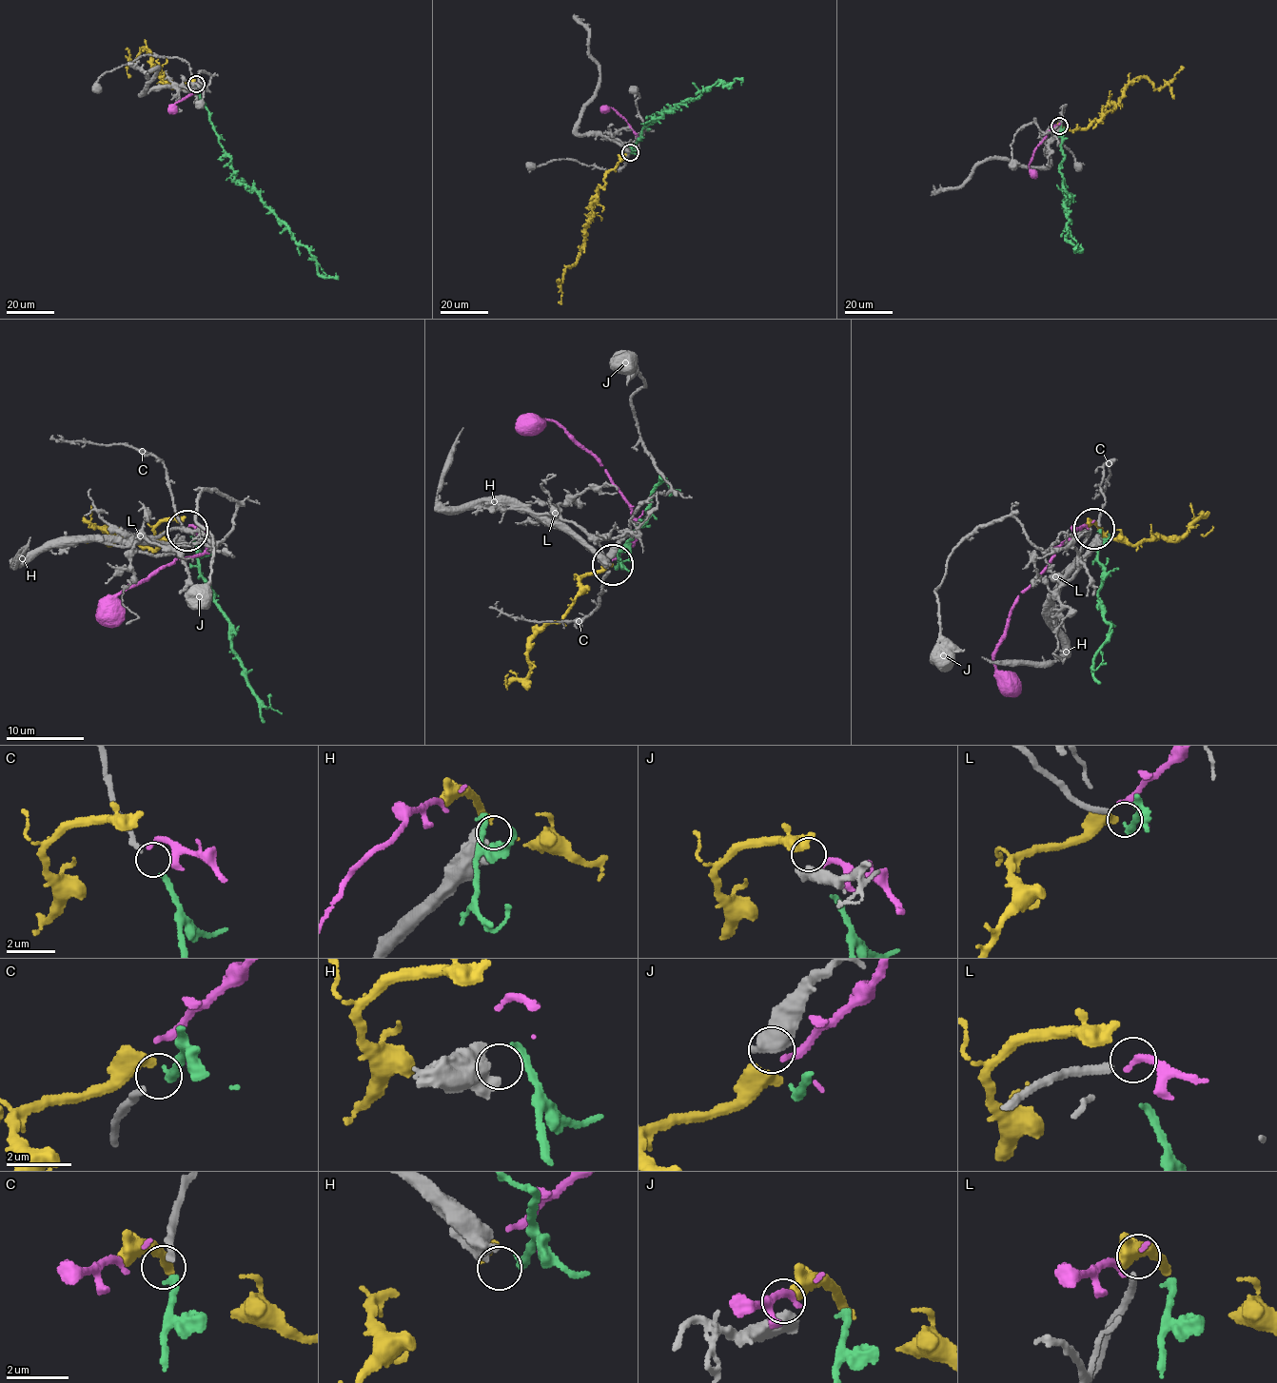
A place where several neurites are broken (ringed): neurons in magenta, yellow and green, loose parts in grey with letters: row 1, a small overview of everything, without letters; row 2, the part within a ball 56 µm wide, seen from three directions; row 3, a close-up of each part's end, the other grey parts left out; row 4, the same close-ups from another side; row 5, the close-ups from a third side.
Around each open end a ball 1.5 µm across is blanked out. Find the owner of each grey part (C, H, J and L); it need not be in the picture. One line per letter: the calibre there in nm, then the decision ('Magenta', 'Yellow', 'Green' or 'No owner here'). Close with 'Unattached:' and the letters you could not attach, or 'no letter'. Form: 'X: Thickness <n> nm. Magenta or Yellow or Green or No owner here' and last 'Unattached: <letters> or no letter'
C: Thickness 200 nm. Green
H: Thickness 800 nm. No owner here
J: Thickness 550 nm. Yellow
L: Thickness 240 nm. No owner here
Unattached: H, L

